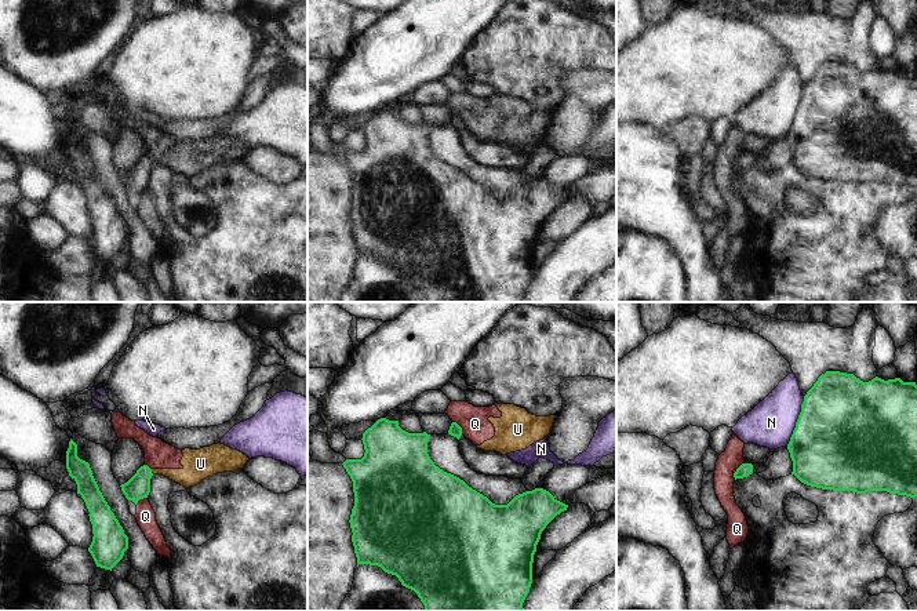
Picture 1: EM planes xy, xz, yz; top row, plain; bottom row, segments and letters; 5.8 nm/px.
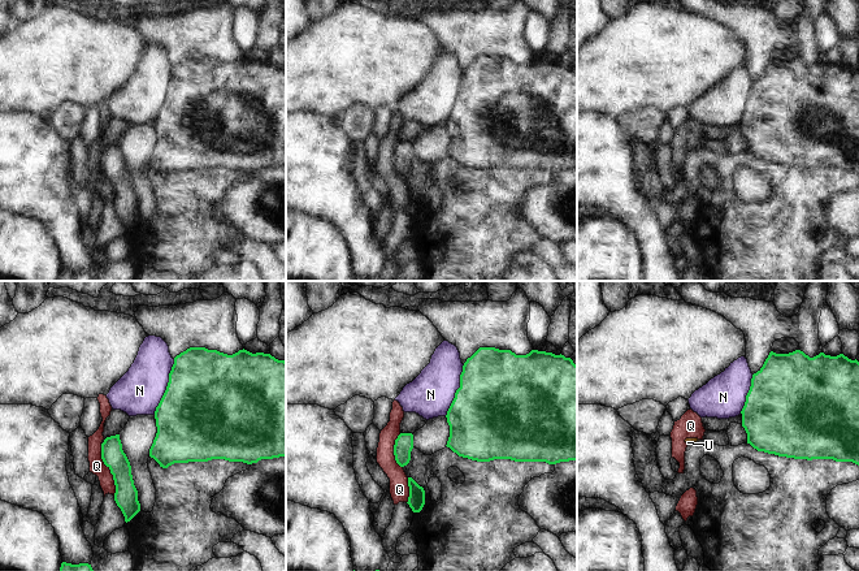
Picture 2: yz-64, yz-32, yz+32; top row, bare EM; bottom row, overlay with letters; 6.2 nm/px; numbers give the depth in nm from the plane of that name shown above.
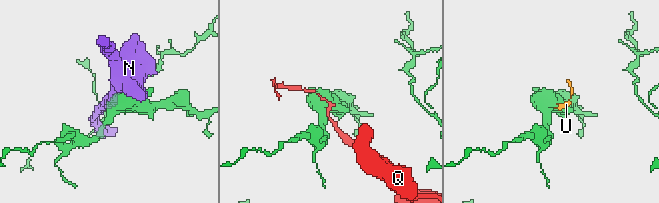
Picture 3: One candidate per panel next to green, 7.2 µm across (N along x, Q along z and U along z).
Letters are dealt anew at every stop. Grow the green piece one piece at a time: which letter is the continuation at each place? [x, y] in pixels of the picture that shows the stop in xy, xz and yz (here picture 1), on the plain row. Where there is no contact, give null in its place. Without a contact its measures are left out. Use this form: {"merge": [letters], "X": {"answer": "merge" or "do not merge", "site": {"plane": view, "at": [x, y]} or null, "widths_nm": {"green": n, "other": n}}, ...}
{"merge": [], "N": {"answer": "do not merge", "site": {"plane": "yz", "at": [797, 112]}, "widths_nm": {"green": 500, "other": 280}}, "Q": {"answer": "do not merge", "site": {"plane": "xz", "at": [459, 117]}, "widths_nm": {"green": 70, "other": 170}}, "U": {"answer": "do not merge", "site": {"plane": "xy", "at": [150, 163]}, "widths_nm": {"green": 140, "other": 140}}}

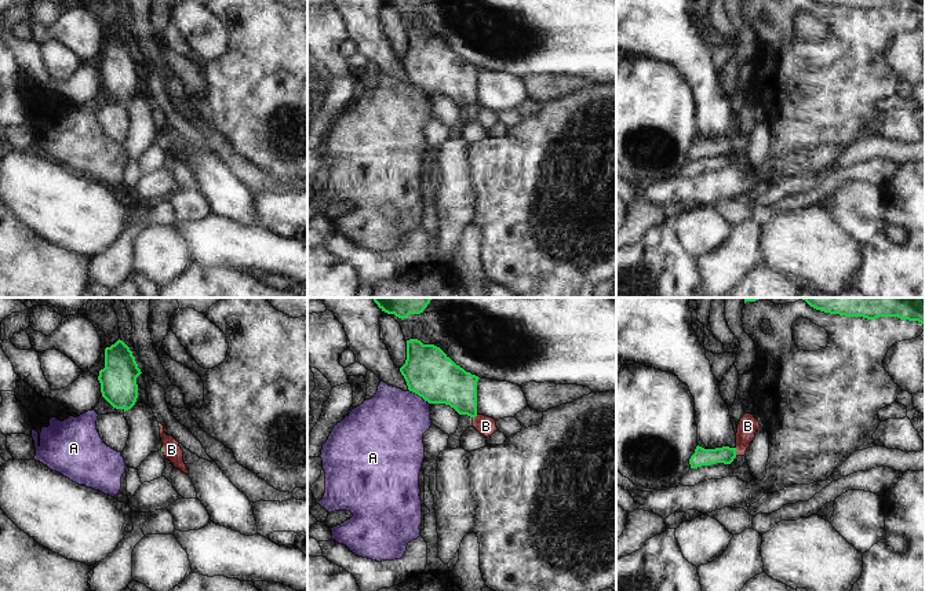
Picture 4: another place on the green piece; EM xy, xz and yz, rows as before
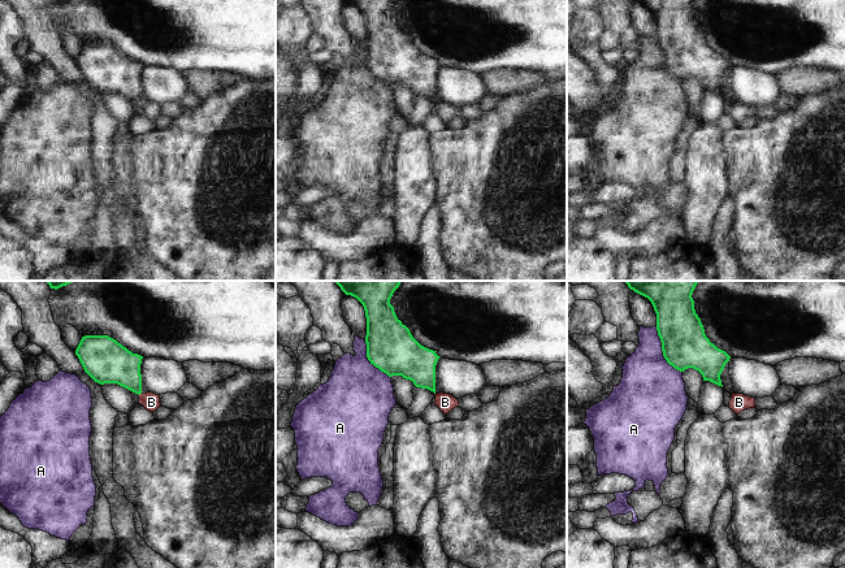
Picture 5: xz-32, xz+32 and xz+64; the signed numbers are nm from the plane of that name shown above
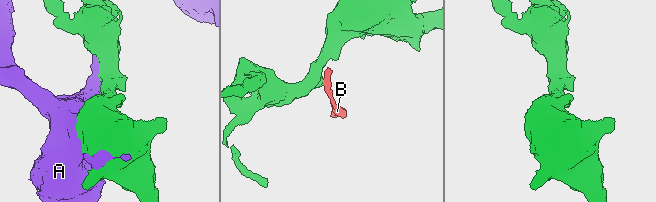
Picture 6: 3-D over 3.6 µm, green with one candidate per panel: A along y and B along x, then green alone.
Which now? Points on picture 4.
{"merge": [], "A": {"answer": "do not merge", "site": {"plane": "xz", "at": [419, 87]}, "widths_nm": {"green": 280, "other": 400}}, "B": {"answer": "do not merge", "site": {"plane": "yz", "at": [735, 143]}, "widths_nm": {"green": 100, "other": 120}}}

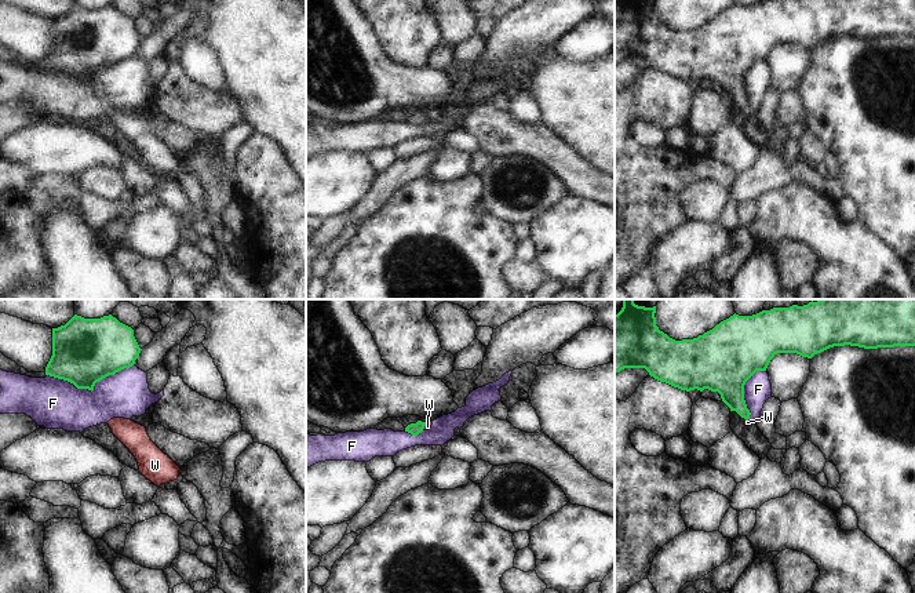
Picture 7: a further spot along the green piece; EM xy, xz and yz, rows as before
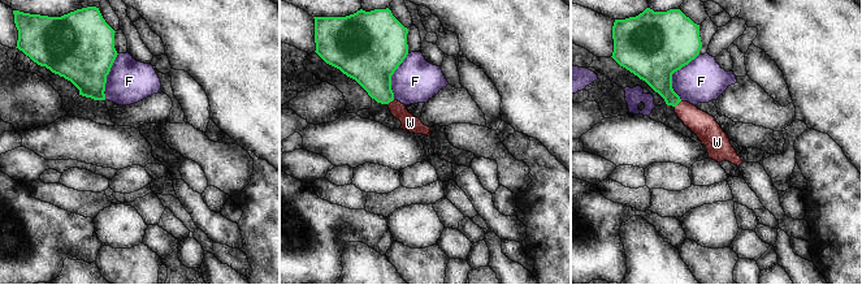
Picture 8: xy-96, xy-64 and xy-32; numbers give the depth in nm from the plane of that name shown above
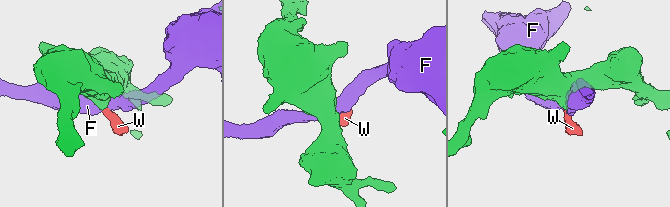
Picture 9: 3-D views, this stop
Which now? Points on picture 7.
{"merge": ["W"], "F": {"answer": "do not merge", "site": {"plane": "xy", "at": [91, 82]}, "widths_nm": {"green": 380, "other": 300}}, "W": {"answer": "merge", "site": {"plane": "xz", "at": [425, 116]}, "widths_nm": {"green": 70, "other": 40}}}

